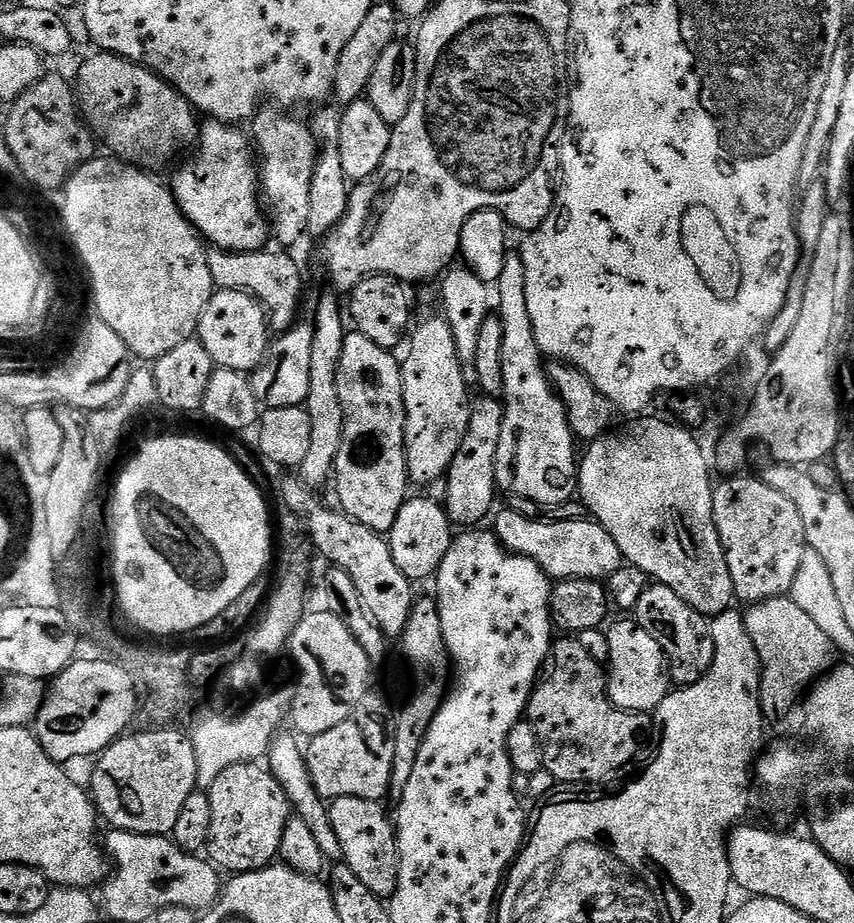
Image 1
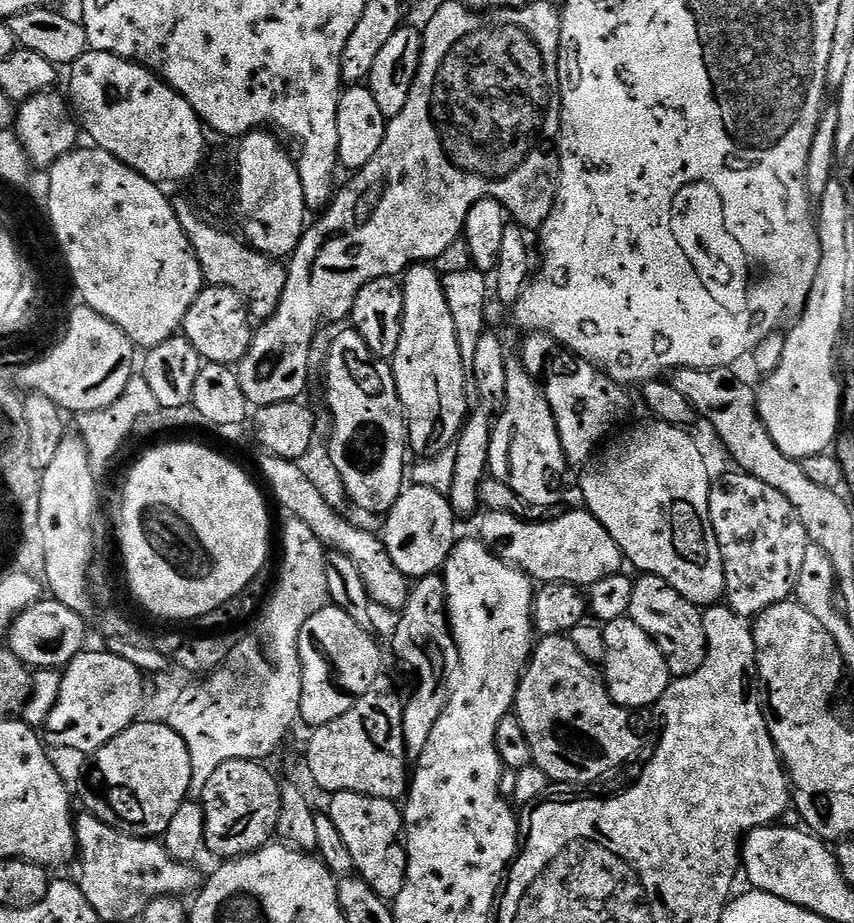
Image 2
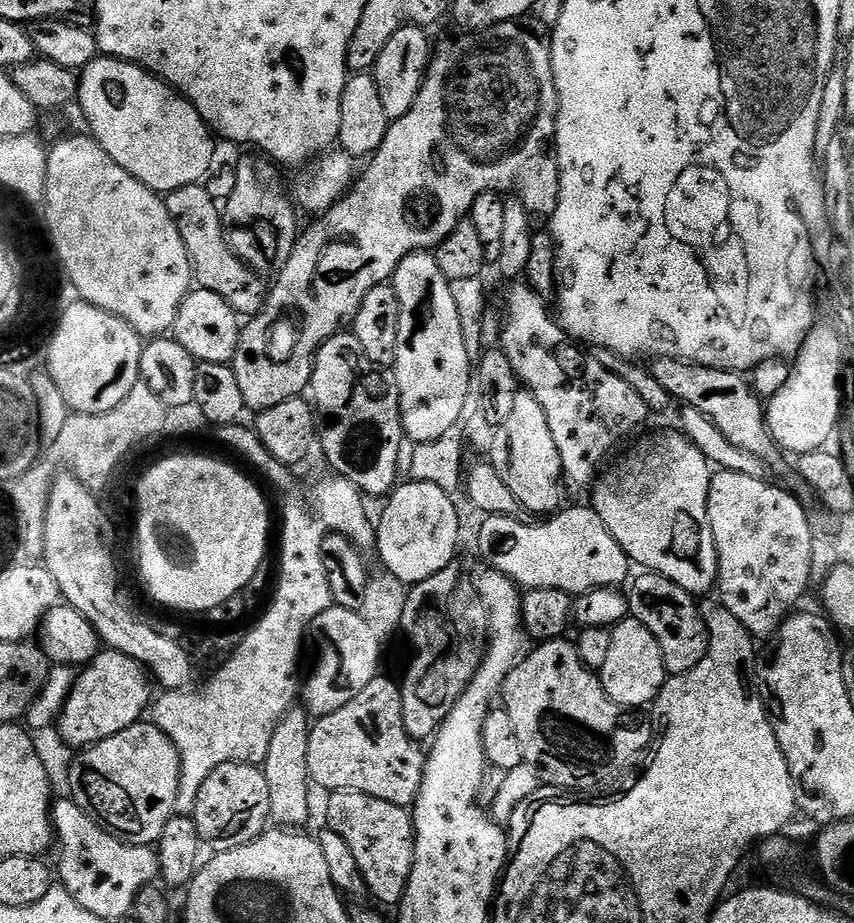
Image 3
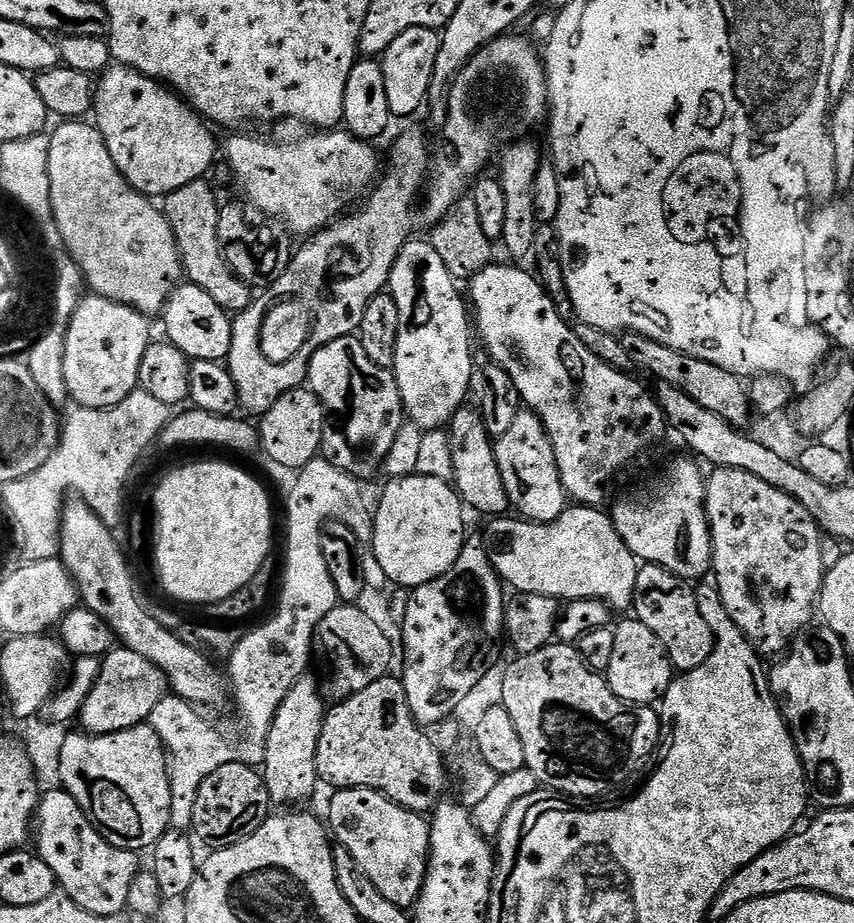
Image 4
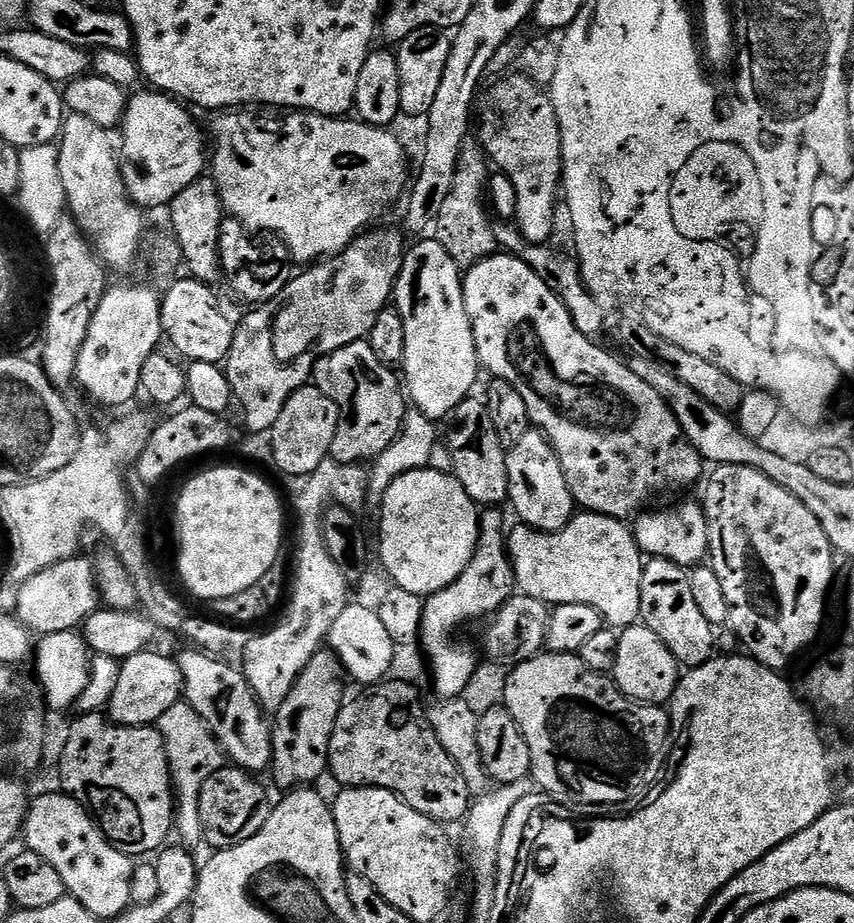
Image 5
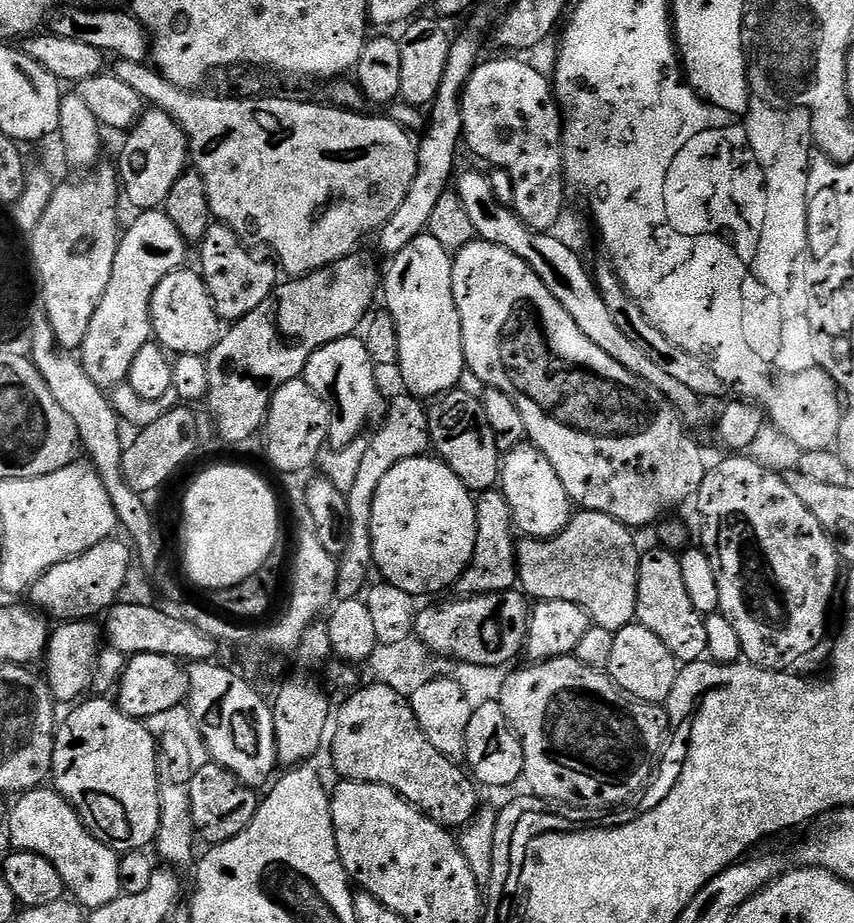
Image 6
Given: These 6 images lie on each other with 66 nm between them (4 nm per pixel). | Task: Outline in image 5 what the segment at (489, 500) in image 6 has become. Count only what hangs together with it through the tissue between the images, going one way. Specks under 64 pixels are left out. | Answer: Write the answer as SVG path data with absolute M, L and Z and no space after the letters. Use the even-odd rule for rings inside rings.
M488 506L480 513L480 533L476 542L476 549L472 560L462 574L454 582L450 582L448 588L438 590L432 596L423 601L423 612L420 620L420 633L418 644L426 657L427 667L430 669L430 680L432 676L432 688L437 692L441 701L455 700L463 697L470 680L478 667L476 652L464 640L456 640L456 631L463 624L476 620L479 616L491 617L509 598L517 591L516 575L512 569L512 562L508 558L508 546L506 543L506 527L504 528L504 516L501 509L496 506Z

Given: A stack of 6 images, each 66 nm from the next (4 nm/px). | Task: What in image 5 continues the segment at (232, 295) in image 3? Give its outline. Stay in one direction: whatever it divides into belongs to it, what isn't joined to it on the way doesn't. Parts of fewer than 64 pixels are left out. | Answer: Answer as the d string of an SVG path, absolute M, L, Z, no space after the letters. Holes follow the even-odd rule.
M203 174L199 178L191 182L180 194L173 198L171 204L166 208L168 220L172 223L170 229L171 235L178 242L180 247L180 258L183 267L188 267L187 275L194 280L200 280L203 284L212 286L215 285L216 279L221 279L222 273L220 270L220 224L226 218L224 205L220 203L220 194L216 191L216 181L211 175Z

